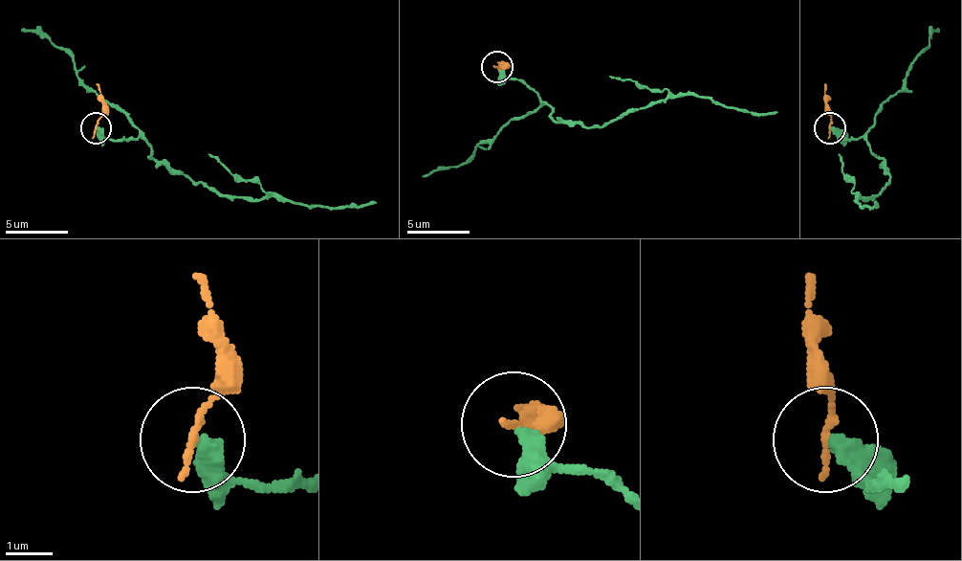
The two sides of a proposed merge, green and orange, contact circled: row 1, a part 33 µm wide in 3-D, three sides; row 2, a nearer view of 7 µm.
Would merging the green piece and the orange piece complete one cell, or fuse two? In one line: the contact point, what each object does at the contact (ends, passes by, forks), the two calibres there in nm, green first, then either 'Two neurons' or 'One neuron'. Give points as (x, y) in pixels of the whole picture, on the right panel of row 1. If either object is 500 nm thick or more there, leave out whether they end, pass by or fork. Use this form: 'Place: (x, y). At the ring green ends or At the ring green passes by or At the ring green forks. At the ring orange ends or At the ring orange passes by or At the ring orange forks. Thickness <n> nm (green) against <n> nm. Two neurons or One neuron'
Place: (829, 127). At the ring green ends. At the ring orange ends. Thickness 440 nm (green) against 170 nm. Two neurons

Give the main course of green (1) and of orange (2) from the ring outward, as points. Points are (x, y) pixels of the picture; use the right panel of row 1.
1: (832, 128), (841, 141), (860, 138), (891, 175), (872, 197), (857, 200), (875, 207), (875, 203)
2: (828, 128), (828, 94), (825, 84)

